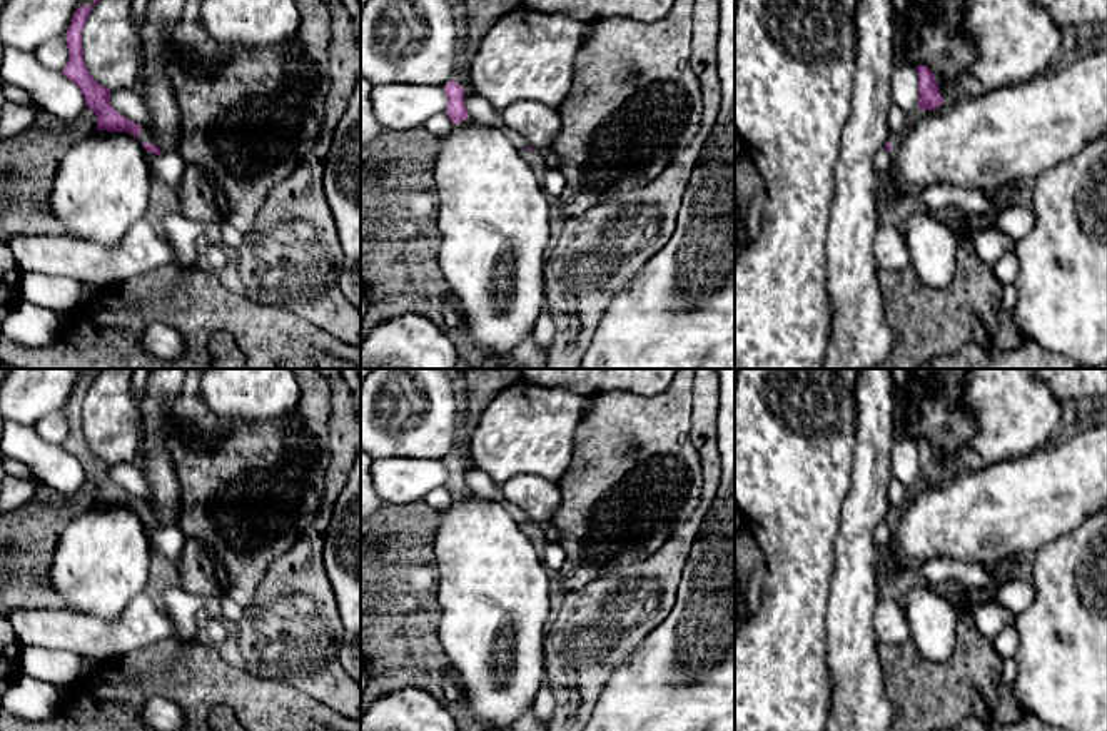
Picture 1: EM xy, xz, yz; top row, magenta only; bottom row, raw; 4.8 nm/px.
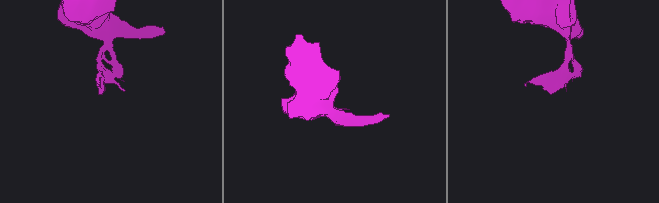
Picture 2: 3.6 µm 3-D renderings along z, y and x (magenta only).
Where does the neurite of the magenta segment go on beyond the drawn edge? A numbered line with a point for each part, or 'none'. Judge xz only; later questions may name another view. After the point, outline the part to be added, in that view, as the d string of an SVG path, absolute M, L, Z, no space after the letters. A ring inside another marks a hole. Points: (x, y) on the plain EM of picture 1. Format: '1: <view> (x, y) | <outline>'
none

